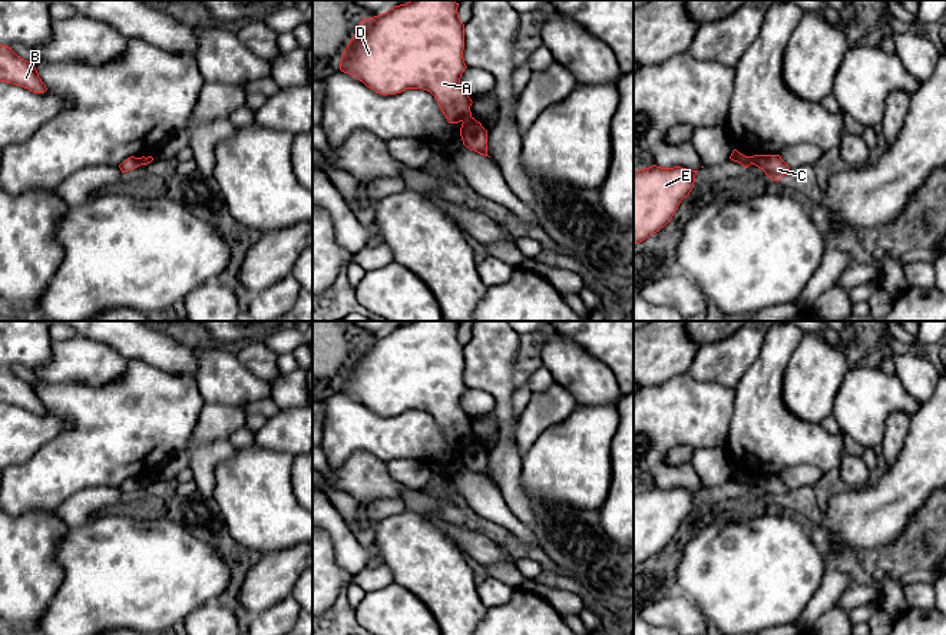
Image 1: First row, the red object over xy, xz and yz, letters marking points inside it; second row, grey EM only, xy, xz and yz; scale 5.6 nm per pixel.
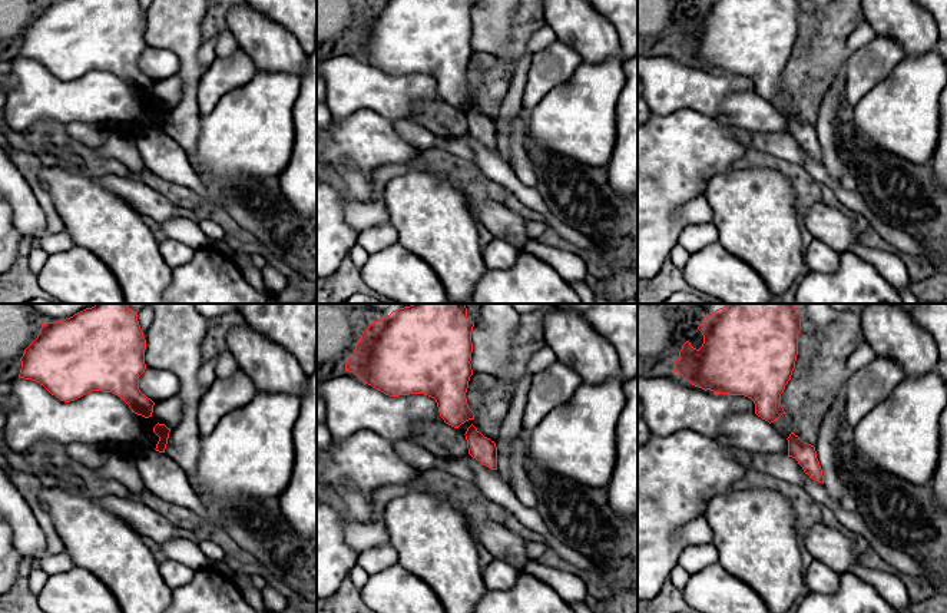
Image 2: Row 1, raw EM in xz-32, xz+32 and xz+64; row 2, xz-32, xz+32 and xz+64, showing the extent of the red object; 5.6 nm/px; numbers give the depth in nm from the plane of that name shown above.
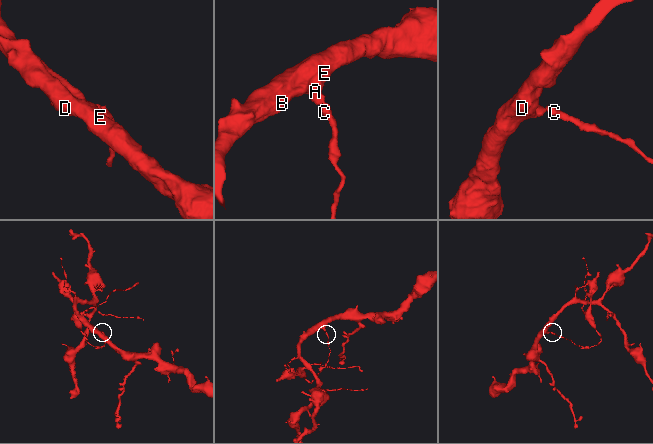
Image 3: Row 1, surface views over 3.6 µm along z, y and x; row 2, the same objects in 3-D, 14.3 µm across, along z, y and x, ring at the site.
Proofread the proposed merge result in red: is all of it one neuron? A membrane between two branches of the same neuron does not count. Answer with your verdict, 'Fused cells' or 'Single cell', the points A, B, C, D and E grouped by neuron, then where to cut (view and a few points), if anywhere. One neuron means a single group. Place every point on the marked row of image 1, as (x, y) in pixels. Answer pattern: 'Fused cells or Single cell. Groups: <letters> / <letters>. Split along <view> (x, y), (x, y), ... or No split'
Fused cells. Groups: A B D E / C. Split along xz (470, 116), (463, 122)

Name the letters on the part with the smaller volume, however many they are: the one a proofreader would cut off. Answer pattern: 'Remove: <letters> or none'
Remove: C

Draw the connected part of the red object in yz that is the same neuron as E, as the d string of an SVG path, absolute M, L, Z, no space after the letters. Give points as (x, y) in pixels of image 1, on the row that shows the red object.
M652 165L634 172L634 244L656 234L694 188L698 171Z

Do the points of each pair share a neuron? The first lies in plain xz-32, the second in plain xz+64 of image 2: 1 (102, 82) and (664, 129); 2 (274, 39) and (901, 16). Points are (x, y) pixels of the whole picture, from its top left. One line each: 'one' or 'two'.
1: two
2: one

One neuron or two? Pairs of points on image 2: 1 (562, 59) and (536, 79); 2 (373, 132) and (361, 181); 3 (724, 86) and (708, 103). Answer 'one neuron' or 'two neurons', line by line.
1: one neuron
2: one neuron
3: one neuron

